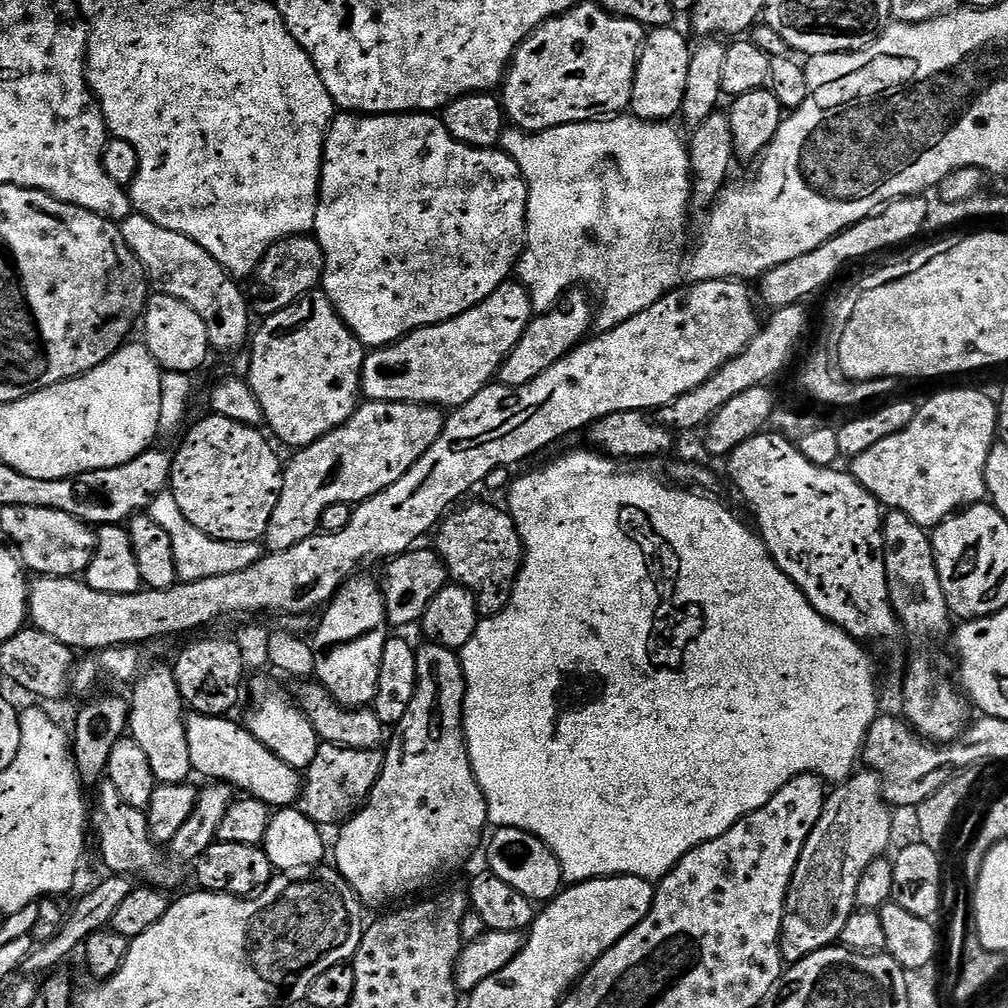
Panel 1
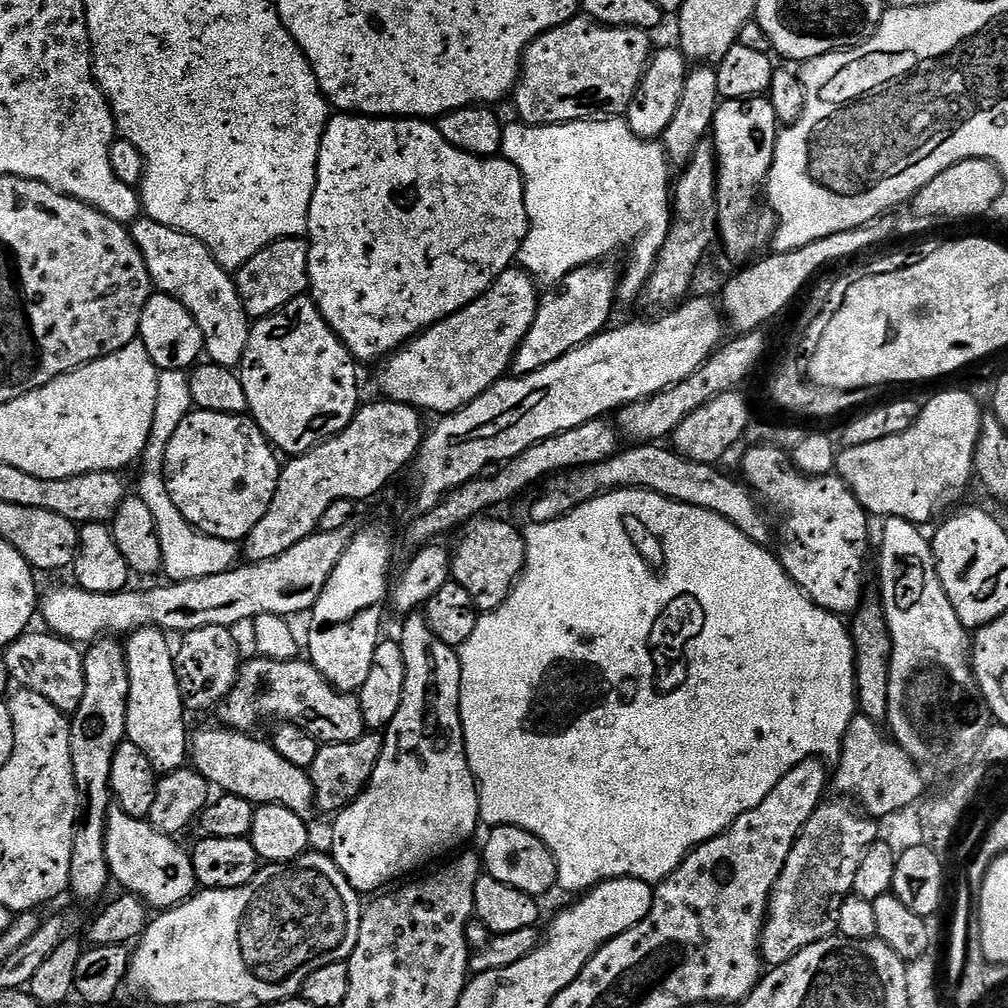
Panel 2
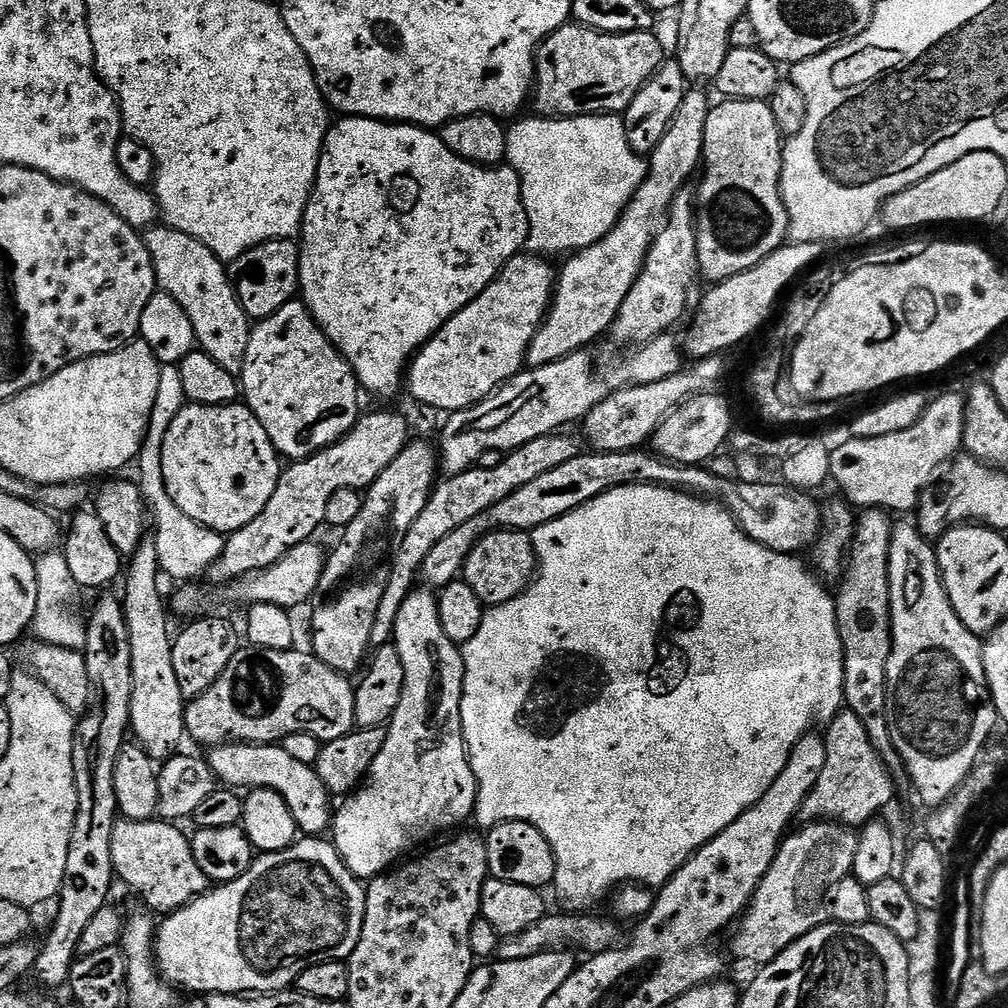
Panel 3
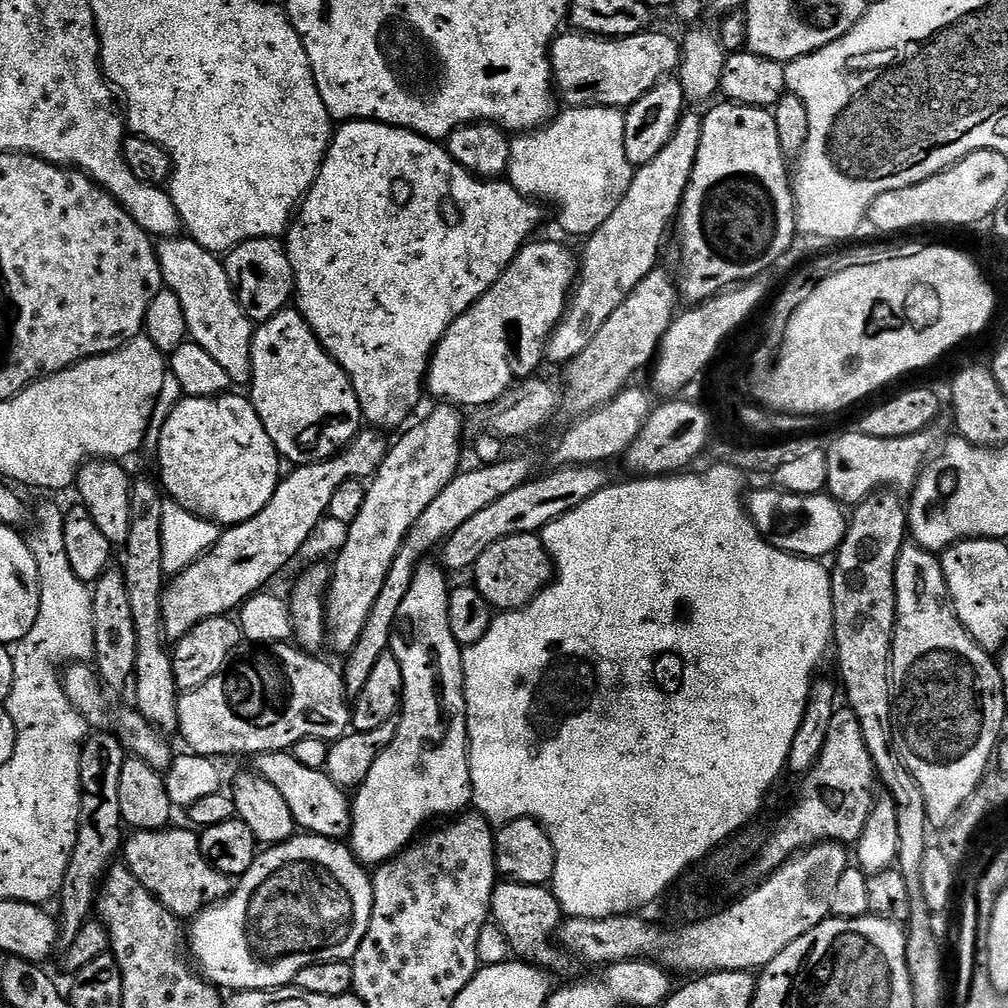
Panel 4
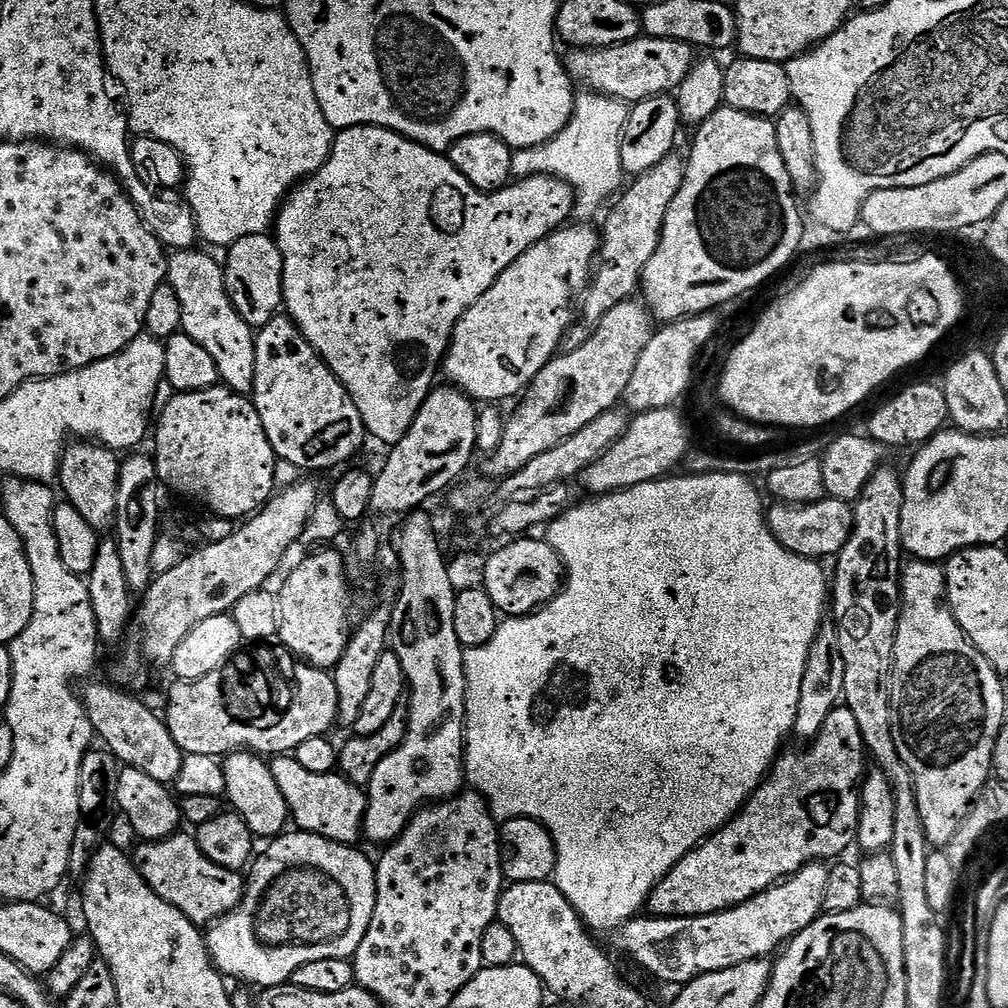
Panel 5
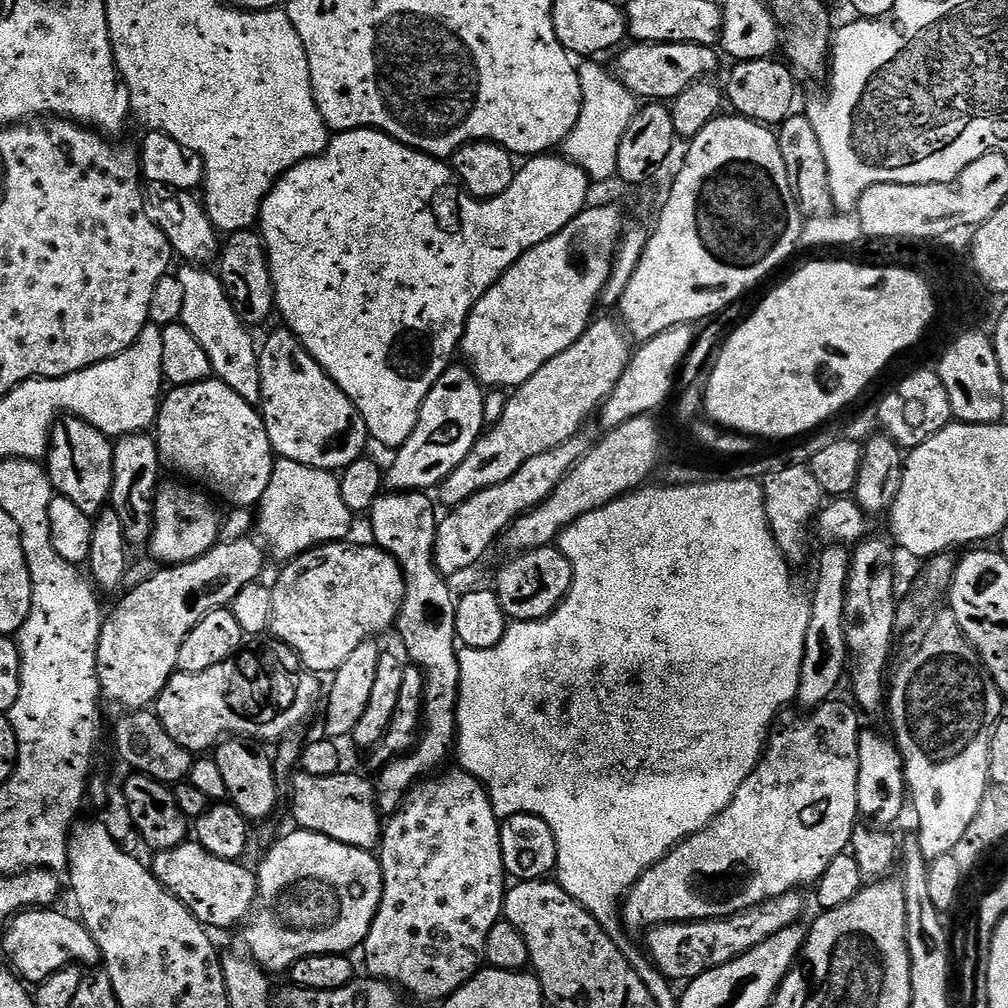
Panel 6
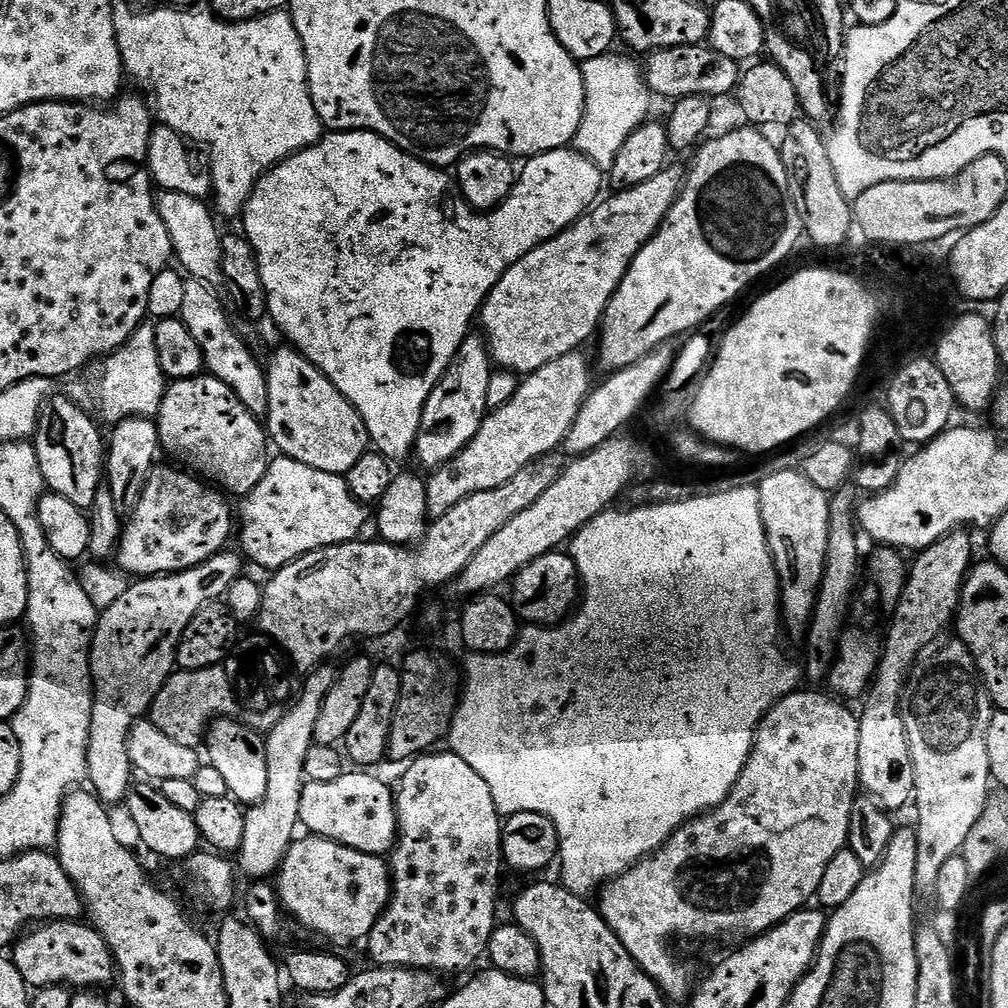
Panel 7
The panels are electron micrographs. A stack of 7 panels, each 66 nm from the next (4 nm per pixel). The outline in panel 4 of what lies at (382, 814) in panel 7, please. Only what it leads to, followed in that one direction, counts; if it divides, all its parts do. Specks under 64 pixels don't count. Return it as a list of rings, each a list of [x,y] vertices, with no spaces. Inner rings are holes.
[[[291,751],[261,752],[255,757],[254,764],[256,775],[266,778],[266,782],[270,782],[270,786],[286,798],[286,806],[290,806],[290,814],[294,814],[297,829],[314,836],[324,836],[328,840],[343,841],[349,835],[352,821],[349,793],[335,784],[327,772],[302,766]]]

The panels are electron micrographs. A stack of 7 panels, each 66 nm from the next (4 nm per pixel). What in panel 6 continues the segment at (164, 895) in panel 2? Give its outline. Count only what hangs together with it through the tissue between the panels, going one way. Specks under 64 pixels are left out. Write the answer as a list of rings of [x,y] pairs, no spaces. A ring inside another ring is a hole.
[[[195,842],[160,850],[153,856],[156,857],[150,860],[150,867],[158,882],[205,928],[232,928],[252,915],[256,907],[256,872],[248,869],[247,863],[214,858],[210,850]]]

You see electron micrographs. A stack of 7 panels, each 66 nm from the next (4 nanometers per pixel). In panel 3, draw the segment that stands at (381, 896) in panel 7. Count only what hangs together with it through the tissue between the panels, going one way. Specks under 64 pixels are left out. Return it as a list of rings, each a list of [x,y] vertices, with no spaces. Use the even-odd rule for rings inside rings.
[[[324,838],[297,839],[296,843],[289,846],[284,852],[265,852],[257,855],[252,861],[250,870],[246,870],[246,874],[242,874],[242,878],[238,878],[229,884],[213,887],[205,892],[203,896],[186,905],[185,908],[180,908],[177,912],[165,915],[159,921],[154,941],[156,967],[160,969],[161,976],[169,984],[180,990],[185,988],[188,992],[196,992],[192,994],[234,996],[237,994],[283,992],[291,989],[295,985],[297,978],[302,974],[302,970],[306,970],[310,966],[321,964],[322,962],[330,962],[331,960],[347,961],[348,955],[354,950],[354,946],[358,946],[358,938],[362,934],[365,891],[365,885],[357,880],[355,874],[342,862],[335,844]]]

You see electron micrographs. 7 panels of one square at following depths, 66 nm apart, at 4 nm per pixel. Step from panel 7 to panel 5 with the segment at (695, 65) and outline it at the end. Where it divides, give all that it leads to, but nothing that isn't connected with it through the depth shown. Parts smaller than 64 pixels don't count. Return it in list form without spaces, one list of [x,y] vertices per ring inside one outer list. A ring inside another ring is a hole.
[[[641,35],[639,38],[634,40],[627,40],[624,44],[615,44],[609,48],[581,48],[579,50],[569,51],[569,56],[566,56],[566,67],[568,69],[568,75],[572,77],[573,81],[577,85],[585,84],[583,87],[587,91],[597,93],[601,96],[610,96],[614,100],[622,100],[625,102],[635,102],[638,100],[645,100],[651,96],[663,96],[665,94],[675,93],[676,89],[680,87],[680,83],[686,78],[686,74],[690,74],[692,65],[694,63],[693,45],[683,44],[681,40],[667,40],[666,38],[654,38],[653,36]]]

